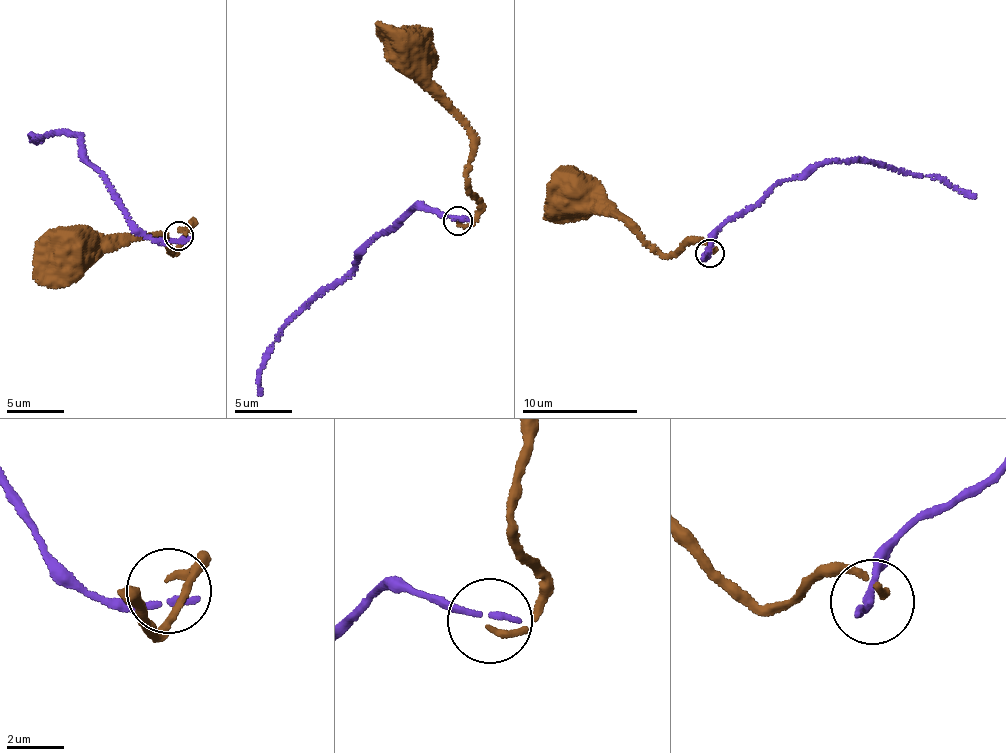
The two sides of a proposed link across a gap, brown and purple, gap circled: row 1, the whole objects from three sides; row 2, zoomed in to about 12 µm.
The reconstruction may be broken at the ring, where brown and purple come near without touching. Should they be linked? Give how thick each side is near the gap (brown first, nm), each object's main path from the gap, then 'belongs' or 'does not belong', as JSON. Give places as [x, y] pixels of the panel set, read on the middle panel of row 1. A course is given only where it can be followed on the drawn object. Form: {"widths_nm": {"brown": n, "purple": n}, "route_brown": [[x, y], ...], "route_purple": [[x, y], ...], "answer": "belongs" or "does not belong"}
{"widths_nm": {"brown": 240, "purple": 280}, "route_brown": [[457, 223], [478, 215], [467, 184], [473, 143], [429, 80], [429, 53], [413, 43]], "route_purple": [[458, 219], [415, 206], [381, 234], [356, 262], [282, 329], [261, 370], [261, 395]], "answer": "does not belong"}

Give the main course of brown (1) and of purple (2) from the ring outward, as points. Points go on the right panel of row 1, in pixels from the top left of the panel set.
1: (713, 250), (702, 241), (689, 239), (668, 255), (655, 253), (622, 220), (593, 204), (566, 201), (563, 195)
2: (707, 256), (717, 230), (776, 185), (801, 179), (822, 162), (858, 157), (910, 174), (926, 175), (974, 198)

